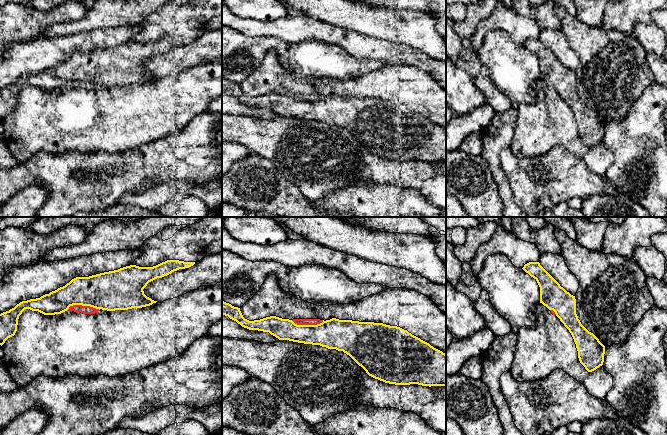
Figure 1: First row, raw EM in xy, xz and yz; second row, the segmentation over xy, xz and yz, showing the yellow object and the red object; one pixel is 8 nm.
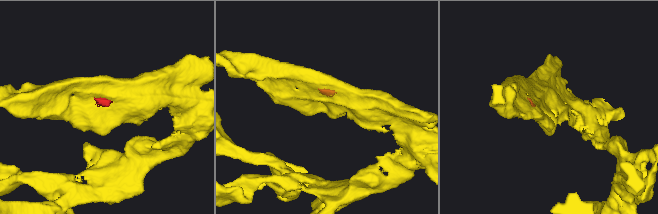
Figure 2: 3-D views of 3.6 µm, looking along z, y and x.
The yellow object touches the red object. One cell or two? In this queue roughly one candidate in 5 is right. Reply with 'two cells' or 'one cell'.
two cells

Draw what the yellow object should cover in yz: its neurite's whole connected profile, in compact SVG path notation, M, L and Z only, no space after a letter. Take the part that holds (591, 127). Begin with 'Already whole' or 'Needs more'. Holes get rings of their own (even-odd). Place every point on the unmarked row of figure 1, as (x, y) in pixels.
Already whole. M529 38L522 45L537 57L540 63L540 79L553 86L571 109L580 139L588 148L602 142L605 122L581 100L576 90L575 72L561 63L539 38Z

